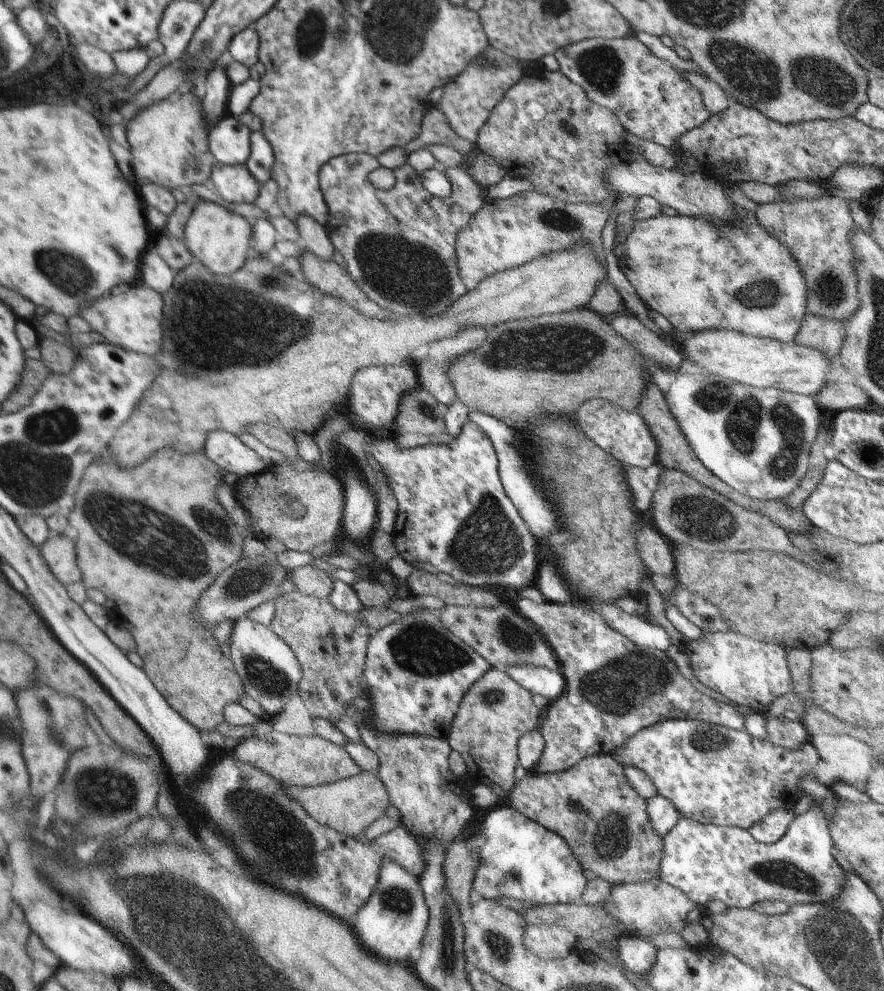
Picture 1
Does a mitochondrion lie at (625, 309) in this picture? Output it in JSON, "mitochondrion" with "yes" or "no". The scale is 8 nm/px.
{"mitochondrion":"no"}

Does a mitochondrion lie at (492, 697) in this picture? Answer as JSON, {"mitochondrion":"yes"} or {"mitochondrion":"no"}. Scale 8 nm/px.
{"mitochondrion":"yes"}

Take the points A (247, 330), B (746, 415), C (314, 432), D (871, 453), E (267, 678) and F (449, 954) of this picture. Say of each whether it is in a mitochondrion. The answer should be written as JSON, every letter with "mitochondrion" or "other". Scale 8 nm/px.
{"A":"mitochondrion","B":"mitochondrion","C":"other","D":"mitochondrion","E":"mitochondrion","F":"mitochondrion"}

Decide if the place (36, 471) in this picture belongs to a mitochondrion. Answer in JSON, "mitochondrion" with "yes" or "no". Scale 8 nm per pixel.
{"mitochondrion":"yes"}

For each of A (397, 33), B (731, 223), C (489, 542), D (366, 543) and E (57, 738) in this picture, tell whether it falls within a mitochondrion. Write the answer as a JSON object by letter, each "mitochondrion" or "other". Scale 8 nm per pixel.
{"A":"mitochondrion","B":"other","C":"mitochondrion","D":"other","E":"mitochondrion"}

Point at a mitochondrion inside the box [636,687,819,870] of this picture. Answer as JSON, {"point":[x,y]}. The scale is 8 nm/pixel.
{"point":[703,738]}

